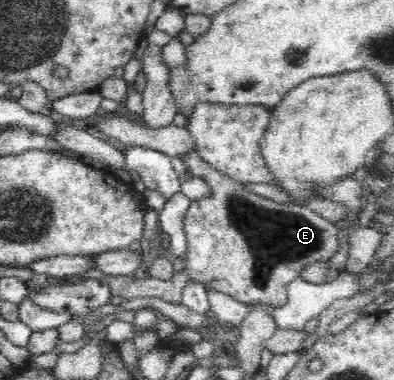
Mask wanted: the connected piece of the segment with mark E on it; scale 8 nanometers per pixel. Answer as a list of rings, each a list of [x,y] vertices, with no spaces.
[[[191,150],[182,160],[195,177],[211,187],[211,194],[192,200],[183,215],[182,229],[187,239],[185,268],[182,273],[173,272],[171,280],[157,280],[151,276],[131,279],[129,274],[111,276],[95,268],[77,275],[107,281],[116,303],[149,296],[180,304],[186,282],[199,281],[207,290],[228,294],[242,306],[263,303],[279,308],[287,302],[287,284],[300,278],[305,266],[331,260],[339,252],[336,225],[310,208],[285,205],[247,191],[243,183],[205,163],[196,150]]]

